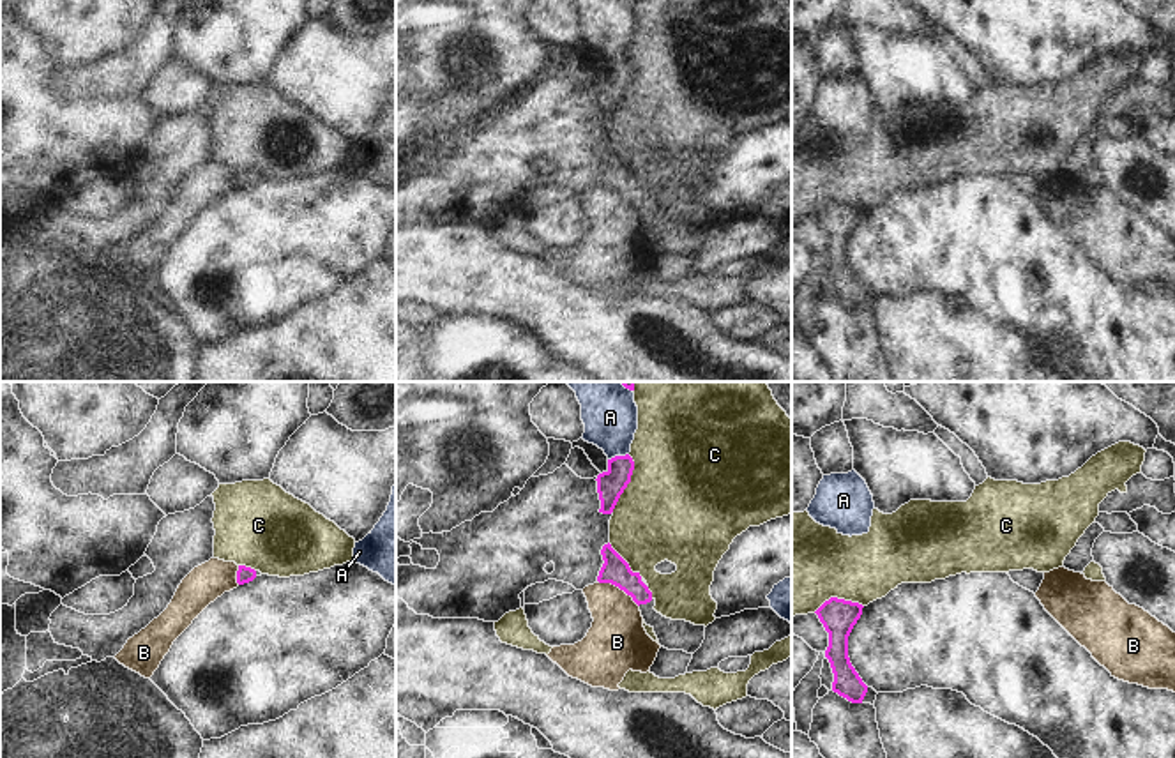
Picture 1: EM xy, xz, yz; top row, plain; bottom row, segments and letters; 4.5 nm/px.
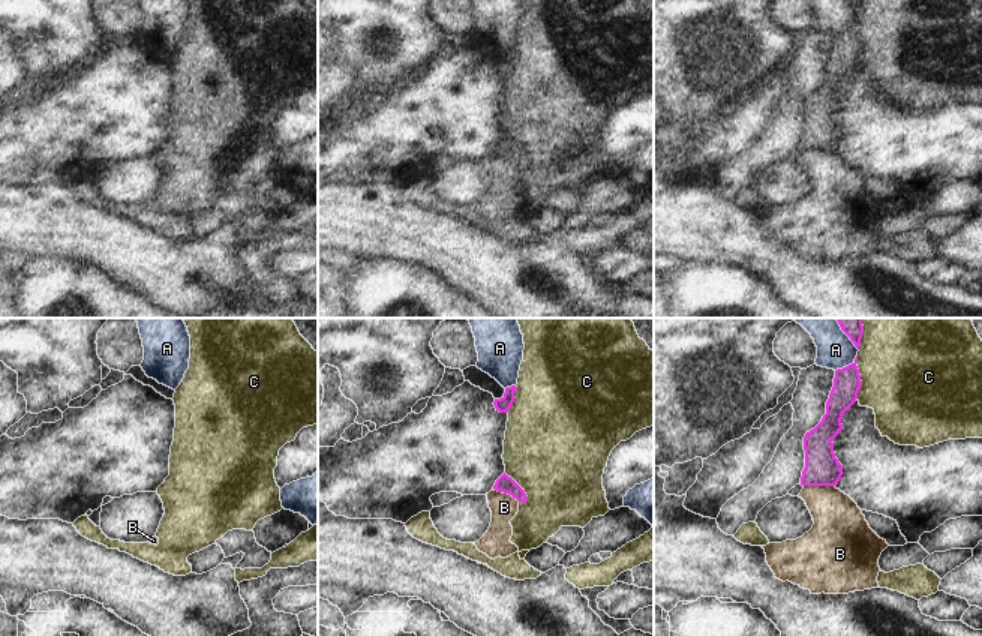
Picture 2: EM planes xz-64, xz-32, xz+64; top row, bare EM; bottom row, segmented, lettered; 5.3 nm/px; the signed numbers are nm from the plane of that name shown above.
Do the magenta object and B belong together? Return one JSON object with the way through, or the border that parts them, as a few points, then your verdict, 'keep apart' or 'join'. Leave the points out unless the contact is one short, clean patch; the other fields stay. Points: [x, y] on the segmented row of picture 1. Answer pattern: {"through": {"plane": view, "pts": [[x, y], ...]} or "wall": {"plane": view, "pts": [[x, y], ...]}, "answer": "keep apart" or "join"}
{"wall": {"plane": "xz", "pts": [[598, 580], [617, 585], [638, 606]]}, "answer": "keep apart"}

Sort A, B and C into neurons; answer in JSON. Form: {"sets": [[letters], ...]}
{"sets": [["A"], ["B"], ["C"]]}

